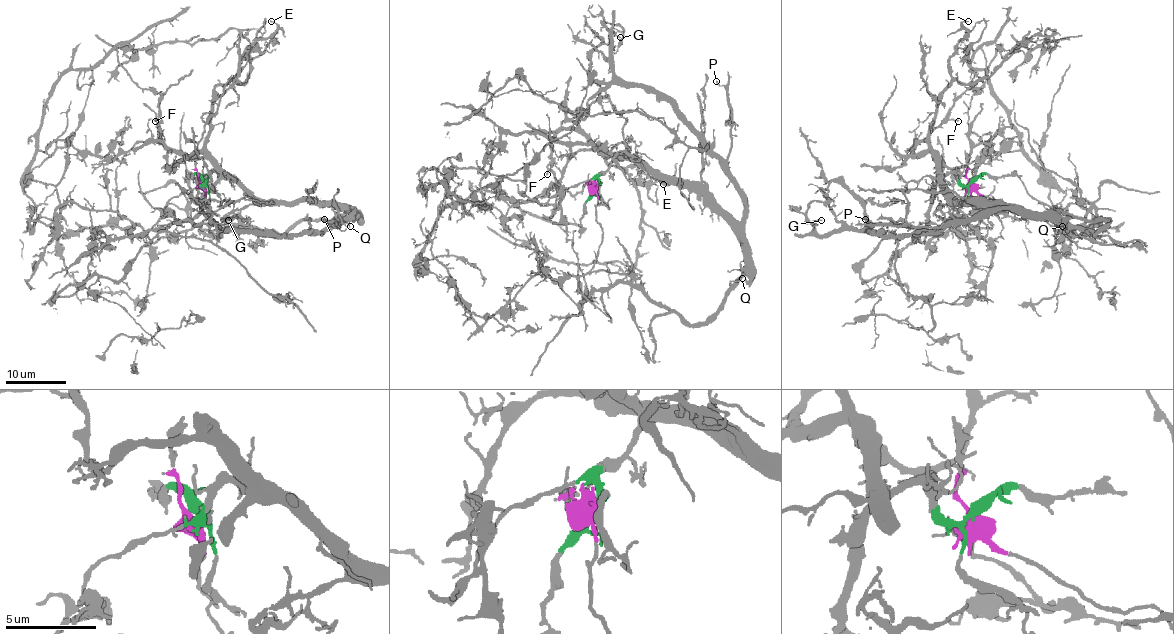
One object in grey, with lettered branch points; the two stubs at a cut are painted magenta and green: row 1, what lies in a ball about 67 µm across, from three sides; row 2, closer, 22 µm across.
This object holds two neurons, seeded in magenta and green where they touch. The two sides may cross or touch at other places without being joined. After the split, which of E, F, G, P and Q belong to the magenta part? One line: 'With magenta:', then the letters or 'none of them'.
With magenta: none of them

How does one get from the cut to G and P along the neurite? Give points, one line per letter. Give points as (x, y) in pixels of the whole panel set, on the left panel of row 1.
G: (203, 181), (216, 172), (263, 200), (352, 209), (320, 231), (294, 234), (219, 234), (218, 224), (228, 221)
P: (203, 181), (218, 172), (236, 178), (258, 198), (352, 209), (339, 227), (324, 219)

